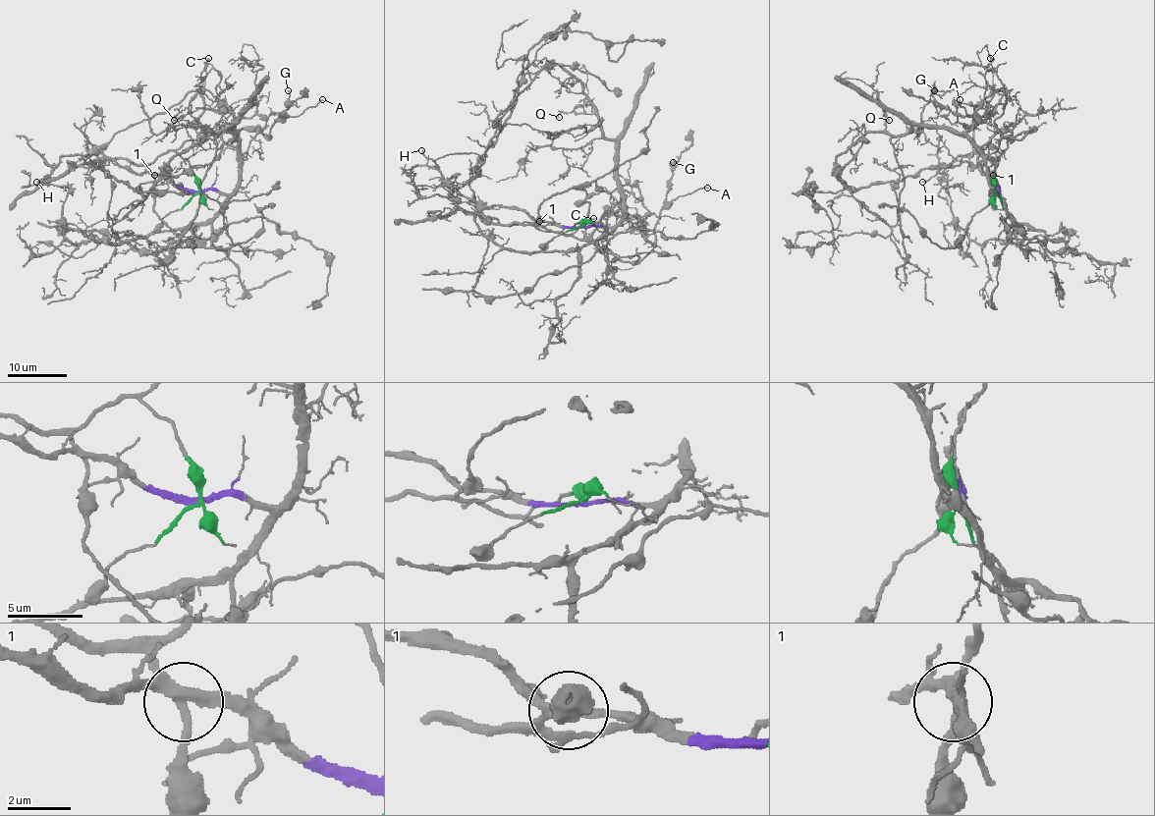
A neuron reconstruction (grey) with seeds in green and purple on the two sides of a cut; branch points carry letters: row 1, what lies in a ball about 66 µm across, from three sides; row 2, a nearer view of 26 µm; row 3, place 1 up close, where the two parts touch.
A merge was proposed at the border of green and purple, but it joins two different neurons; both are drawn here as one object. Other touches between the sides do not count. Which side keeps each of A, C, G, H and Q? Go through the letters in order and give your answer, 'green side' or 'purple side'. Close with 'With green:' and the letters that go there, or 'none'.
A: green side
C: green side
G: green side
H: purple side
Q: purple side
With green: A, C, G

